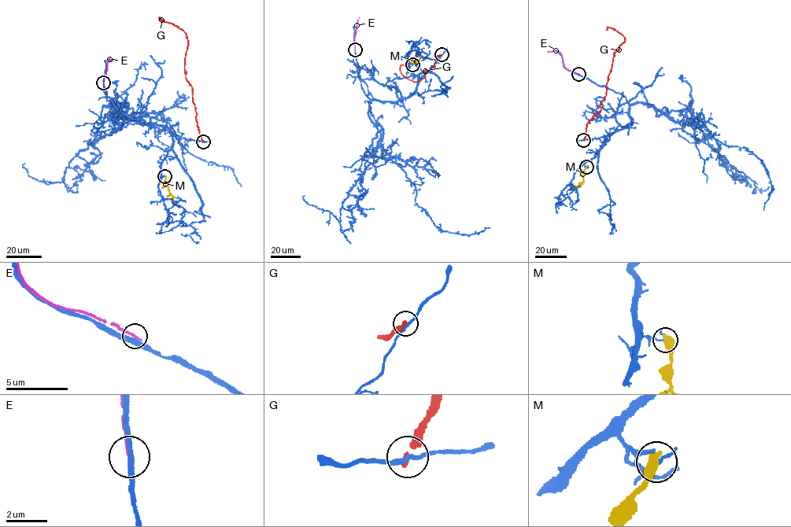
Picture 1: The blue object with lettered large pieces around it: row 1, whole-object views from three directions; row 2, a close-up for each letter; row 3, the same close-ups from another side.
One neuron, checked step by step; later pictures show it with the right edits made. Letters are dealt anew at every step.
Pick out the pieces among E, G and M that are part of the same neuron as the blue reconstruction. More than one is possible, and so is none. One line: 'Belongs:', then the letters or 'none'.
Belongs: none

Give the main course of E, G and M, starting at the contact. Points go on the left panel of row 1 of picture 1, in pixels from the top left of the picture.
E: (104, 82), (108, 59), (113, 60)
G: (203, 141), (196, 119), (191, 86), (185, 75), (186, 34), (163, 20)
M: (165, 176), (173, 200)

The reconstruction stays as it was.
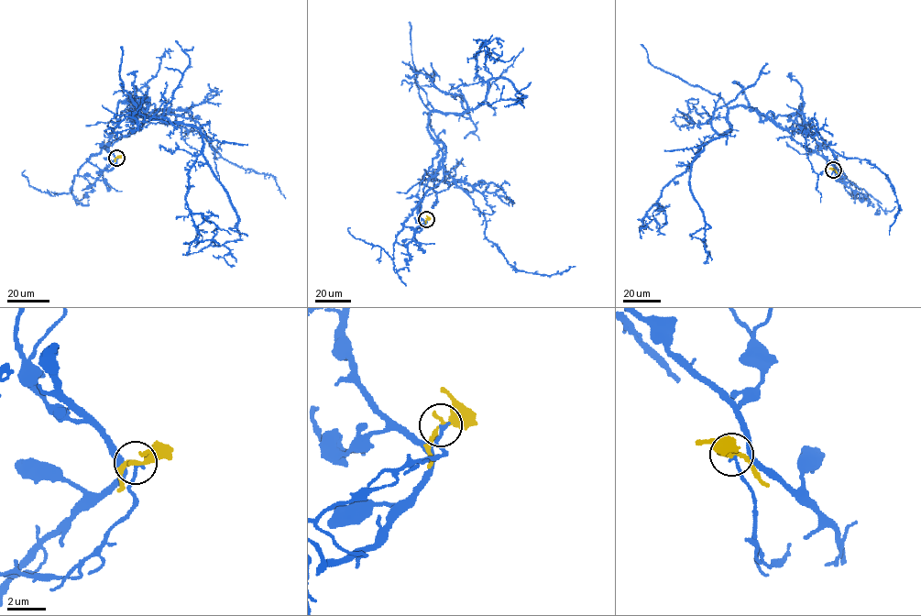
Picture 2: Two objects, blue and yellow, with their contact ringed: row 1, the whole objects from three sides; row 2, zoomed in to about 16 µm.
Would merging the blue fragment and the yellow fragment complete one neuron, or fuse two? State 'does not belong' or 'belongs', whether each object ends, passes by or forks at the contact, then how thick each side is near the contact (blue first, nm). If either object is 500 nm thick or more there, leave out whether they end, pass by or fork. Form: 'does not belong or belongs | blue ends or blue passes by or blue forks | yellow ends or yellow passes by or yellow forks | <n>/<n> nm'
does not belong | blue passes by | yellow passes by | 120/280 nm

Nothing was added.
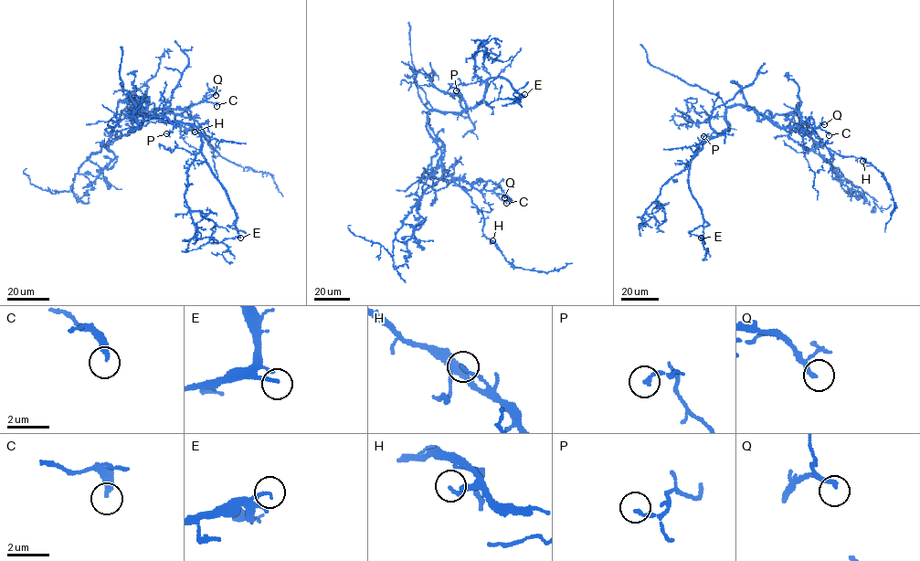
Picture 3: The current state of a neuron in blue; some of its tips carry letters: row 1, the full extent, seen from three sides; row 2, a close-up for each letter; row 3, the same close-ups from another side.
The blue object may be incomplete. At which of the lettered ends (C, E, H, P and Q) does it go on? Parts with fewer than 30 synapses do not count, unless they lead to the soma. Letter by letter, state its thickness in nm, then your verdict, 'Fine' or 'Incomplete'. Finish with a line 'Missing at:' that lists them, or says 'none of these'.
C: Thickness 300 nm. Fine
E: Thickness 160 nm. Fine
H: Thickness 150 nm. Fine
P: Thickness 170 nm. Fine
Q: Thickness 150 nm. Incomplete
Missing at: Q

